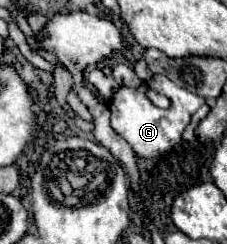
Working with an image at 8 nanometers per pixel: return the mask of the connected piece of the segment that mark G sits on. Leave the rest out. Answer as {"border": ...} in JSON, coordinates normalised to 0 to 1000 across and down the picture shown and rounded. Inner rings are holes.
{"border":[[[678,303],[670,328],[634,336],[608,369],[555,361],[537,352],[511,393],[485,418],[485,459],[493,459],[493,525],[581,598],[581,615],[617,639],[617,648],[678,648],[696,631],[722,631],[740,615],[758,615],[767,598],[784,598],[811,525],[828,516],[846,467],[899,426],[899,402],[775,352],[758,328],[740,328],[714,303]],[[643,361],[678,361],[705,385],[740,393],[758,410],[758,434],[740,451],[687,443],[652,402],[643,402]]]}

